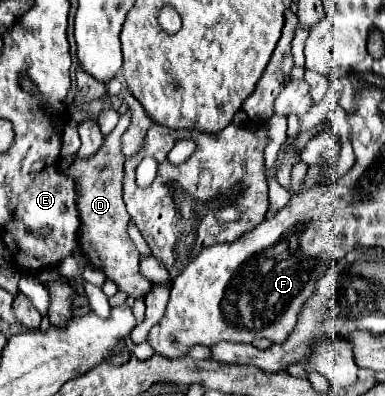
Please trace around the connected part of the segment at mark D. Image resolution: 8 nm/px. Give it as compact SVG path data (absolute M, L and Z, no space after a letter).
M124 113L120 117L120 123L116 129L104 139L102 147L90 157L80 159L74 157L70 167L62 169L64 175L70 175L74 183L80 187L78 197L78 213L80 213L80 231L78 231L78 245L88 261L90 267L96 267L104 271L108 279L112 279L120 291L124 291L128 297L144 297L152 283L144 279L138 271L138 259L140 253L136 251L136 245L128 237L128 221L130 215L126 211L124 199L122 199L122 179L124 179L124 153L122 153L122 135L130 127L132 113Z

